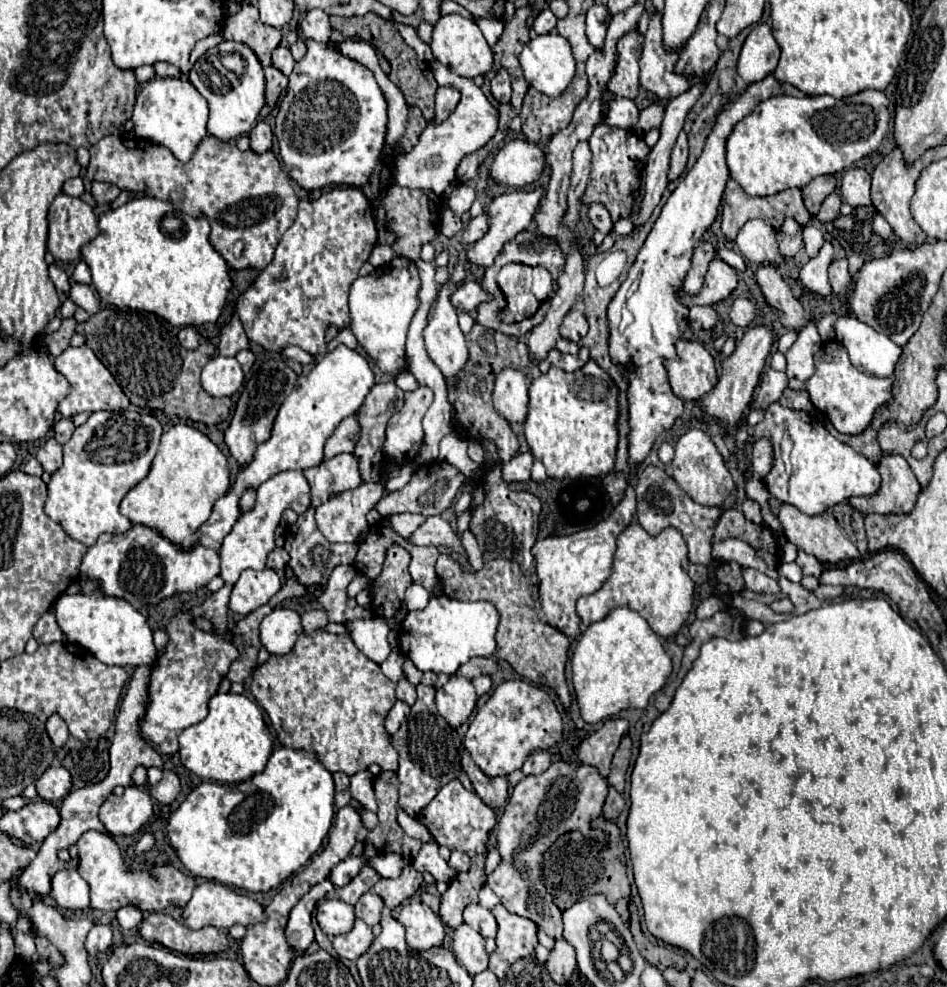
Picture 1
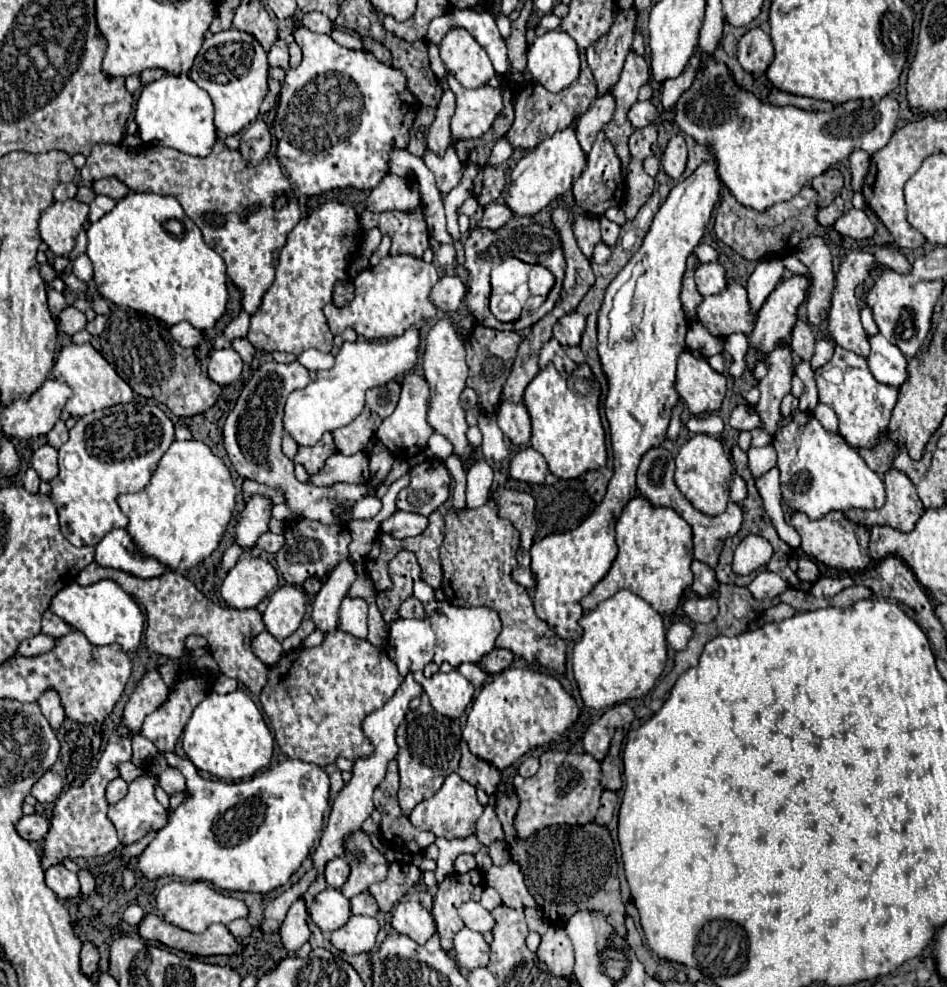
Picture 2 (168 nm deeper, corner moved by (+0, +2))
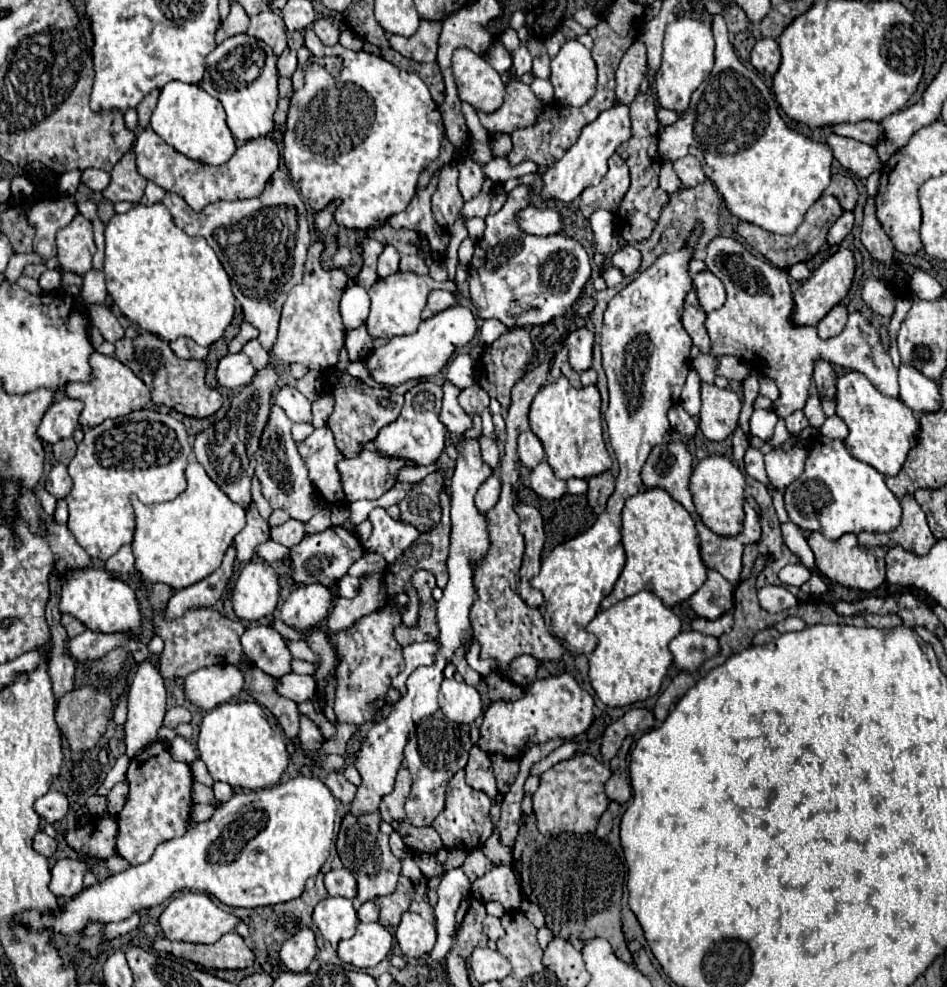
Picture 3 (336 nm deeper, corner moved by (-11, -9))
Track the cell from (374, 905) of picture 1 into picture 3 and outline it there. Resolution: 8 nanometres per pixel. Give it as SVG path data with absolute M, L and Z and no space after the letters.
M366 901L358 907L358 919L362 923L370 923L370 921L378 921L378 907L374 901Z

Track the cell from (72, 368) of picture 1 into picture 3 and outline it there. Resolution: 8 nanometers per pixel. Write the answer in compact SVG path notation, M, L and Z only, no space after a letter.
M98 351L92 353L90 357L92 365L92 383L70 383L66 387L66 395L72 399L80 399L84 403L84 411L80 413L80 423L86 427L96 427L106 419L116 419L122 415L128 415L132 411L144 409L150 401L150 389L144 385L140 377L132 373L130 367L120 363L116 357L106 357Z

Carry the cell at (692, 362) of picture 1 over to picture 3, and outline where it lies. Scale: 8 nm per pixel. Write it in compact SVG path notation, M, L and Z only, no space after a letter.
M702 383L700 431L710 441L724 441L738 425L742 401L730 389Z

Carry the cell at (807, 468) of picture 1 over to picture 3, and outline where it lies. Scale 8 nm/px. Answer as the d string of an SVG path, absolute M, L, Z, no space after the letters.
M818 437L810 447L804 473L786 487L784 507L792 523L808 533L822 533L826 539L836 541L846 533L858 535L860 531L888 533L900 525L902 509L896 495L886 487L884 475L872 465L854 459L844 441Z

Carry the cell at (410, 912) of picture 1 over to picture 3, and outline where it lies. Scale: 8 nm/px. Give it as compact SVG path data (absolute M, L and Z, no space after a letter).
M406 911L396 929L396 941L406 957L422 957L434 949L436 927L434 923L422 919L418 913Z

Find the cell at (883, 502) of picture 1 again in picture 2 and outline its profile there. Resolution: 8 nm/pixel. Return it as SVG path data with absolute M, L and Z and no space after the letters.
M889 468L883 474L883 482L887 490L887 500L881 508L877 510L853 508L847 510L845 516L863 526L883 524L883 526L893 526L897 530L909 532L919 520L919 516L923 514L923 502L919 500L913 482L897 468Z

